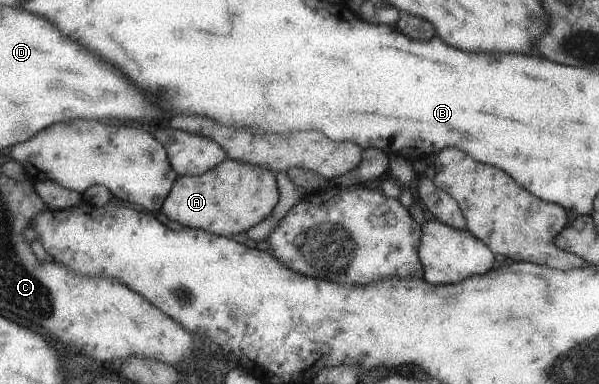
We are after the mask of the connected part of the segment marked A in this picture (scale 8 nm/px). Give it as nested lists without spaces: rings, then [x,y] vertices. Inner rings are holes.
[[[226,157],[202,175],[177,177],[159,211],[186,227],[232,237],[268,217],[278,197],[272,171]]]

